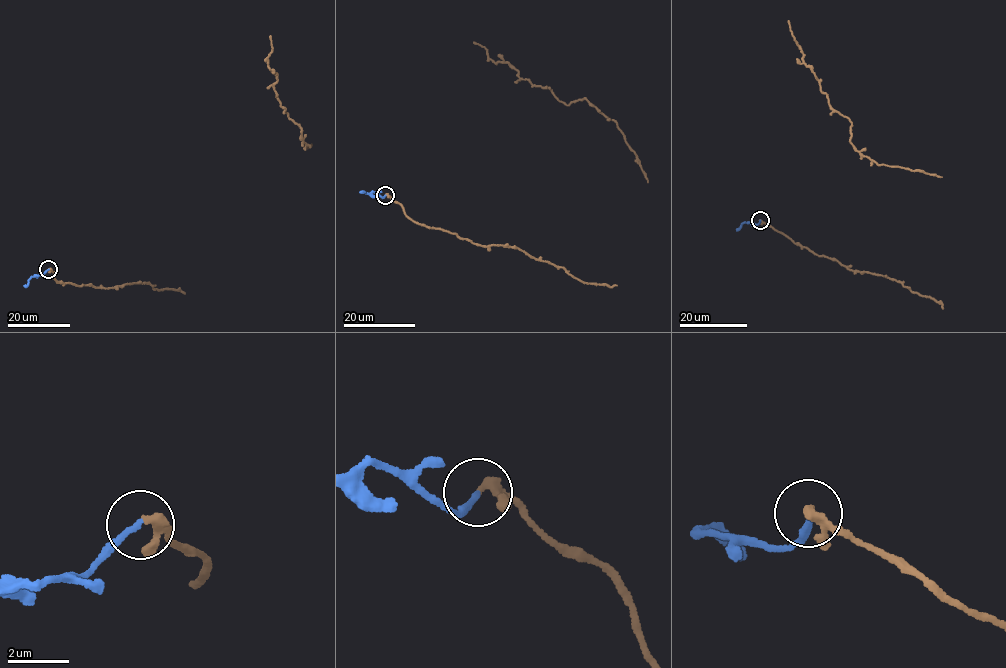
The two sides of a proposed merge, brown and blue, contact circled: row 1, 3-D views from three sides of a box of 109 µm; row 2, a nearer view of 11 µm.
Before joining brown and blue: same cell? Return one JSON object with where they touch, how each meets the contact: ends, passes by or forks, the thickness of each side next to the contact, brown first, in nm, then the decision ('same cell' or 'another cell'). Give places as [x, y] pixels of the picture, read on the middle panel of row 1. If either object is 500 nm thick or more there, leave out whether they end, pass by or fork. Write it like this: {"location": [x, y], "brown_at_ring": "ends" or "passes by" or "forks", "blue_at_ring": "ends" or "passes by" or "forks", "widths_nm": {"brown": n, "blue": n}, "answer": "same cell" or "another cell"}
{"location": [385, 195], "brown_at_ring": "passes by", "blue_at_ring": "ends", "widths_nm": {"brown": 240, "blue": 200}, "answer": "same cell"}

